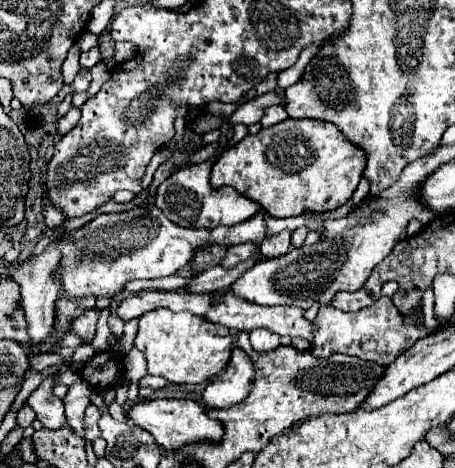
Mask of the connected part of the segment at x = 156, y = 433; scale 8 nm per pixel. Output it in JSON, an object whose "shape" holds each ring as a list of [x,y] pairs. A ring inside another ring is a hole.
{"shape":[[[144,400],[128,410],[128,420],[148,430],[154,436],[154,440],[166,450],[182,450],[192,442],[218,444],[224,436],[224,426],[218,420],[208,418],[206,408],[202,408],[194,400]]]}

